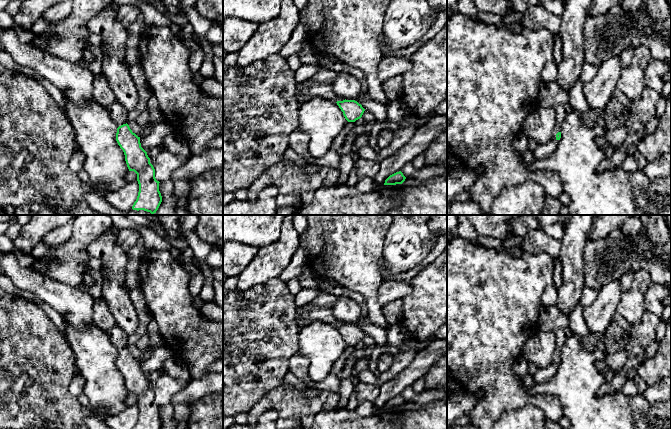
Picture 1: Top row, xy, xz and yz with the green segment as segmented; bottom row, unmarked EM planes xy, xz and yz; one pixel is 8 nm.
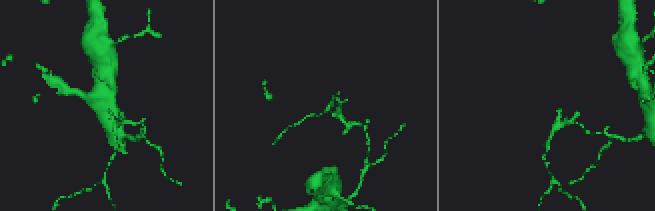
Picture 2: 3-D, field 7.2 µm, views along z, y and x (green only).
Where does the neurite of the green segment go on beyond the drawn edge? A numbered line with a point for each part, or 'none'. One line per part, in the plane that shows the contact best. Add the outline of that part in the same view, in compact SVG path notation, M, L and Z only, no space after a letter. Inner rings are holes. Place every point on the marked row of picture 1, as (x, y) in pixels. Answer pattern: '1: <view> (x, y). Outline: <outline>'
1: yz (562, 110). Outline: M558 104L554 106L556 117L555 117L555 125L553 128L553 138L556 139L556 134L561 132L561 124L566 118L566 116L573 110L573 107L569 104Z

